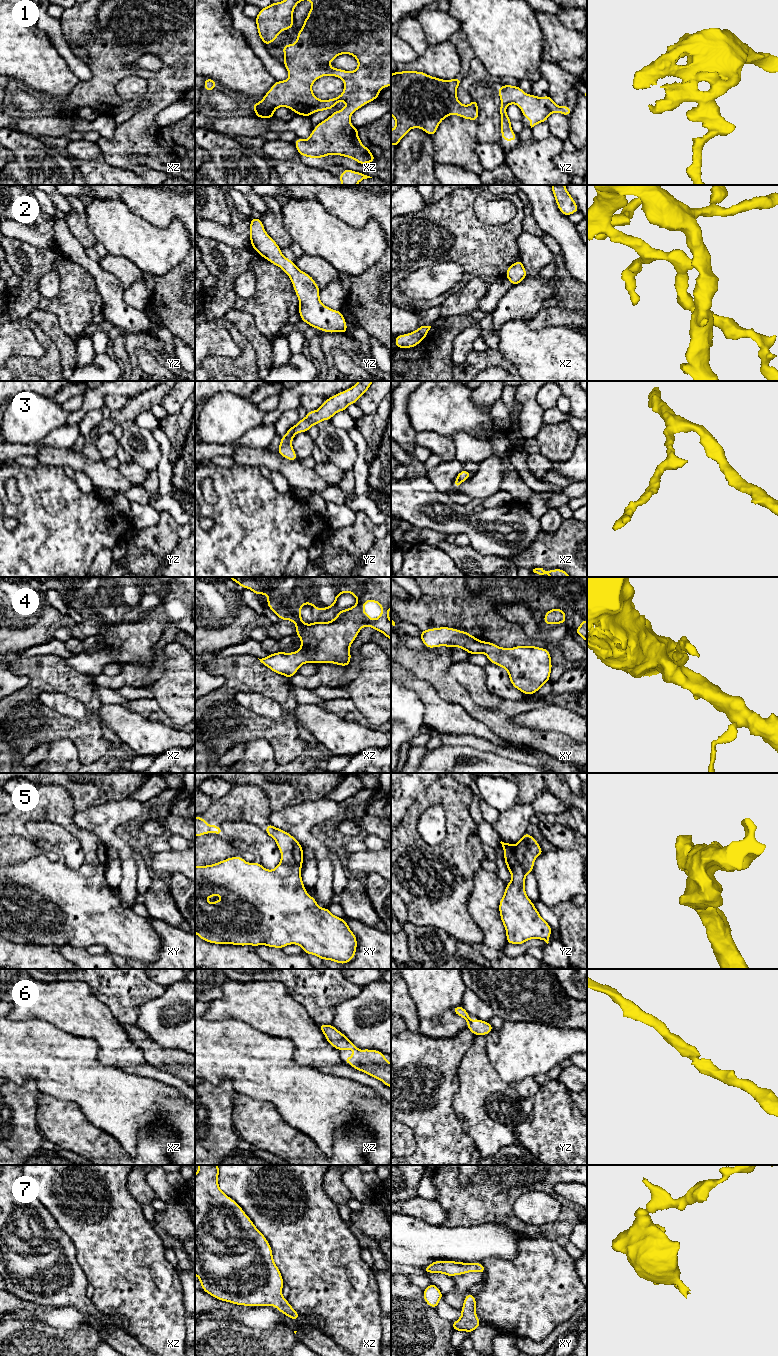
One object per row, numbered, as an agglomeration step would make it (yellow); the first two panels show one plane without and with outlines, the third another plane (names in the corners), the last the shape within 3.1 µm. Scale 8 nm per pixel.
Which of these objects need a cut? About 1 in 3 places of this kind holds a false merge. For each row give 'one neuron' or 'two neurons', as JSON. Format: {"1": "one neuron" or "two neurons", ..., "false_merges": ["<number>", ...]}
{"1": "one neuron", "2": "one neuron", "3": "one neuron", "4": "one neuron", "5": "one neuron", "6": "one neuron", "7": "one neuron", "false_merges": []}

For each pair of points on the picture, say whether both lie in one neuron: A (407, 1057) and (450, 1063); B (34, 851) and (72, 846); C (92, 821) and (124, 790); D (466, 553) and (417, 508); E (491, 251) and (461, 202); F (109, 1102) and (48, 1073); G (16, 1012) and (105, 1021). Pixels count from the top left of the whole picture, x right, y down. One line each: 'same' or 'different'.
A: same
B: different
C: different
D: different
E: same
F: same
G: same

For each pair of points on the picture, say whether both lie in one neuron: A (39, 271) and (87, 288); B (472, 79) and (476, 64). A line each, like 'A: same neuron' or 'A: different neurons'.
A: same neuron
B: same neuron

